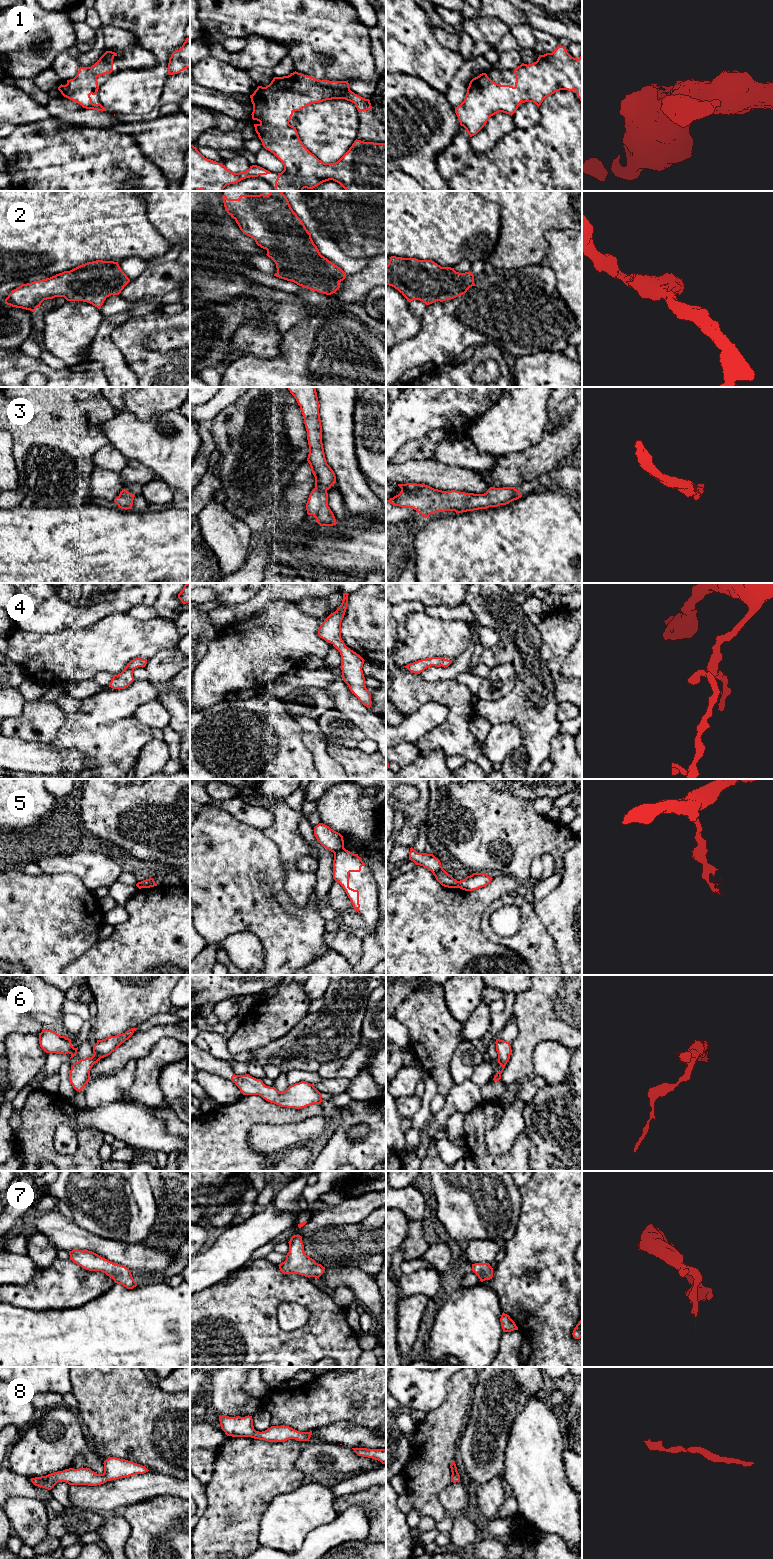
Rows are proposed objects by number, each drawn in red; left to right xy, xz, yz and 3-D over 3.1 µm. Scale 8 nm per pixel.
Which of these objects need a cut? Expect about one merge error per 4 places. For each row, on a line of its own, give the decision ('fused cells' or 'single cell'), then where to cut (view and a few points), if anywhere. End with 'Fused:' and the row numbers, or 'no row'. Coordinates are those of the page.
1: single cell; no cut
2: single cell; no cut
3: single cell; no cut
4: single cell; no cut
5: fused cells; cut in xz along (344, 848), (334, 853)
6: single cell; no cut
7: single cell; no cut
8: single cell; no cut
Fused: 5

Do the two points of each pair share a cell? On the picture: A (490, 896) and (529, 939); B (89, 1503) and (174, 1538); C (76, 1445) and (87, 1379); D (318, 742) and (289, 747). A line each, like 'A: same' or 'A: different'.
A: different
B: different
C: different
D: different

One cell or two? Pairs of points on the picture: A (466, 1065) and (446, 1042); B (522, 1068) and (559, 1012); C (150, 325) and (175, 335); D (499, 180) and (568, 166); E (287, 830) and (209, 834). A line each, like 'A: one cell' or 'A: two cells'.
A: two cells
B: one cell
C: two cells
D: one cell
E: two cells

